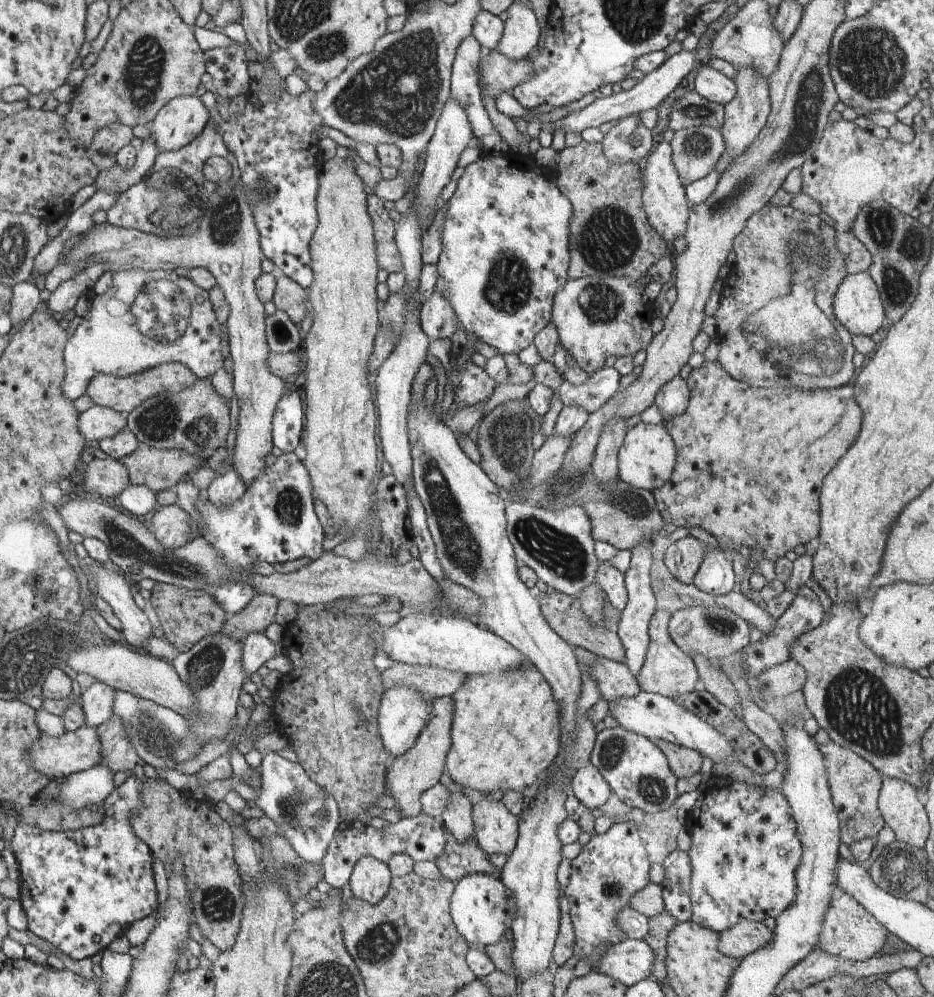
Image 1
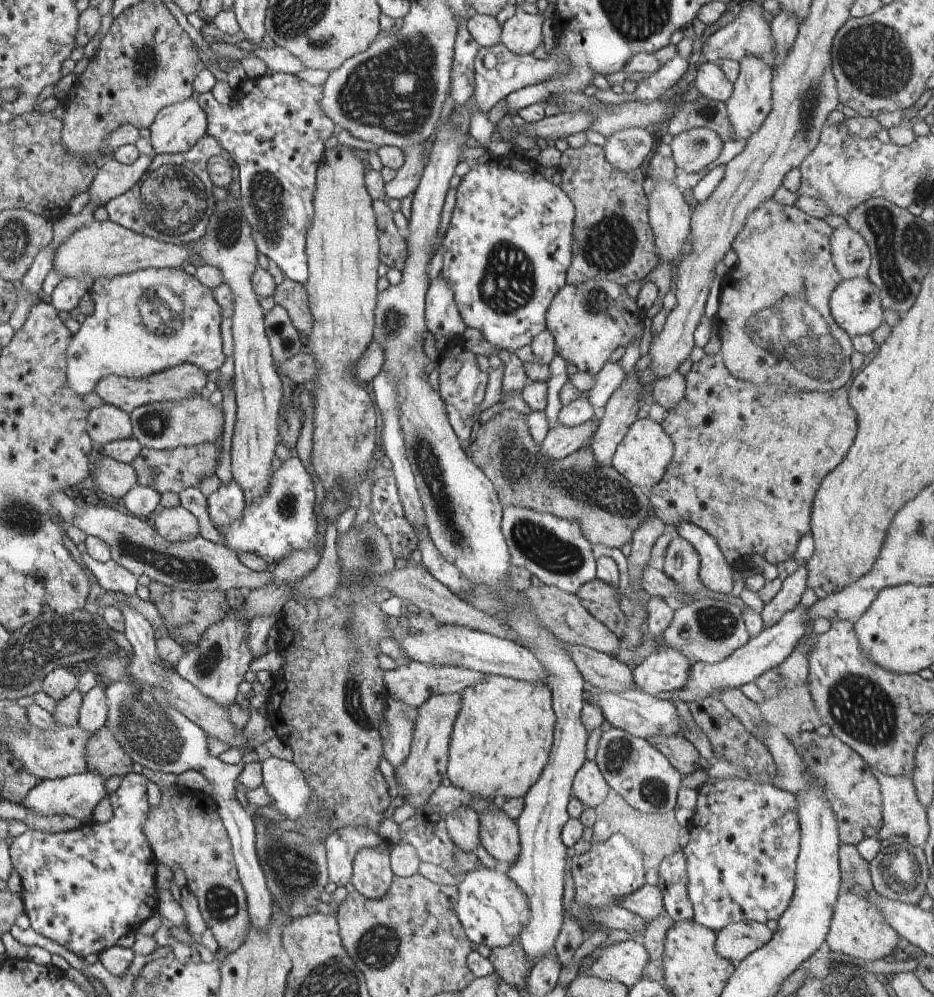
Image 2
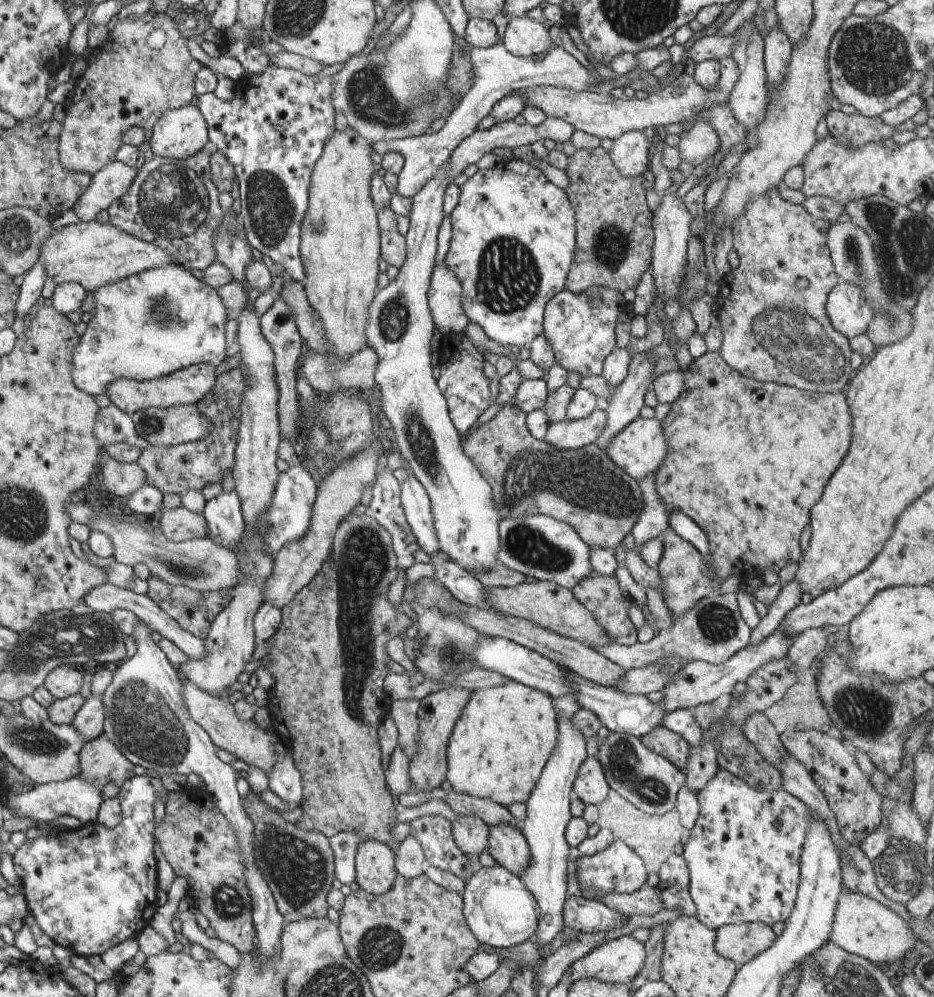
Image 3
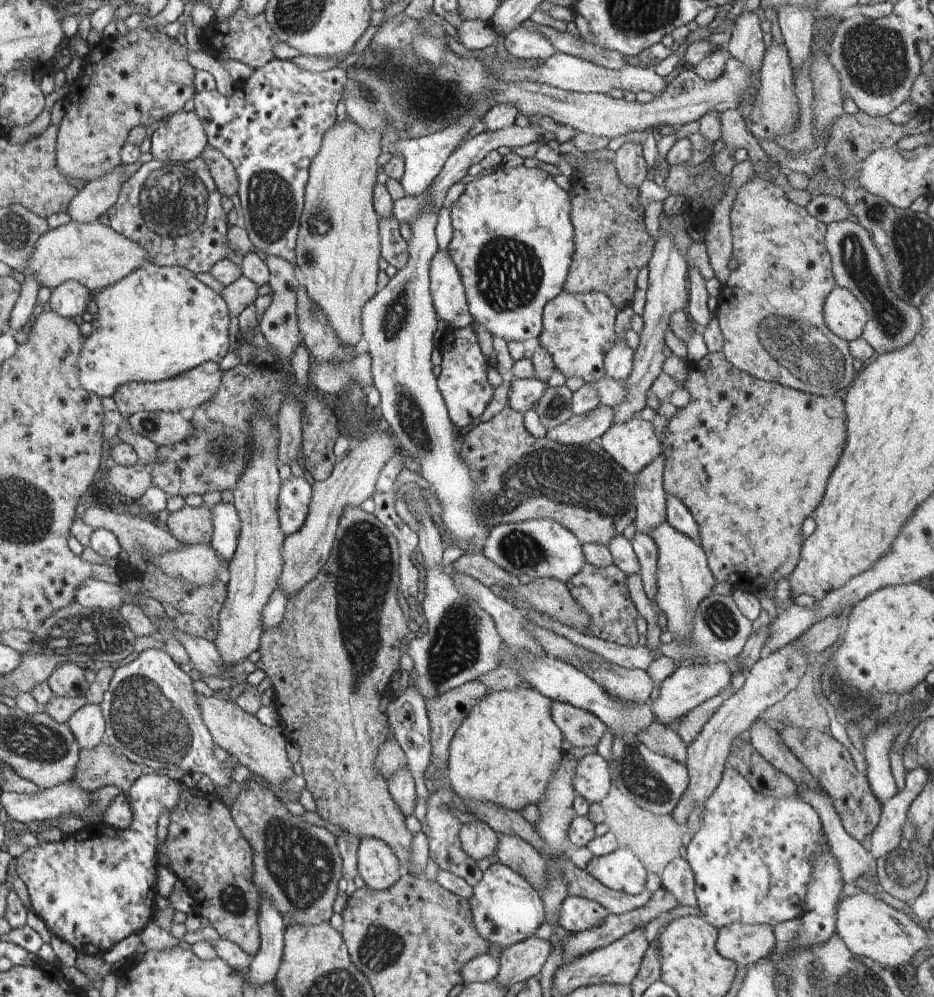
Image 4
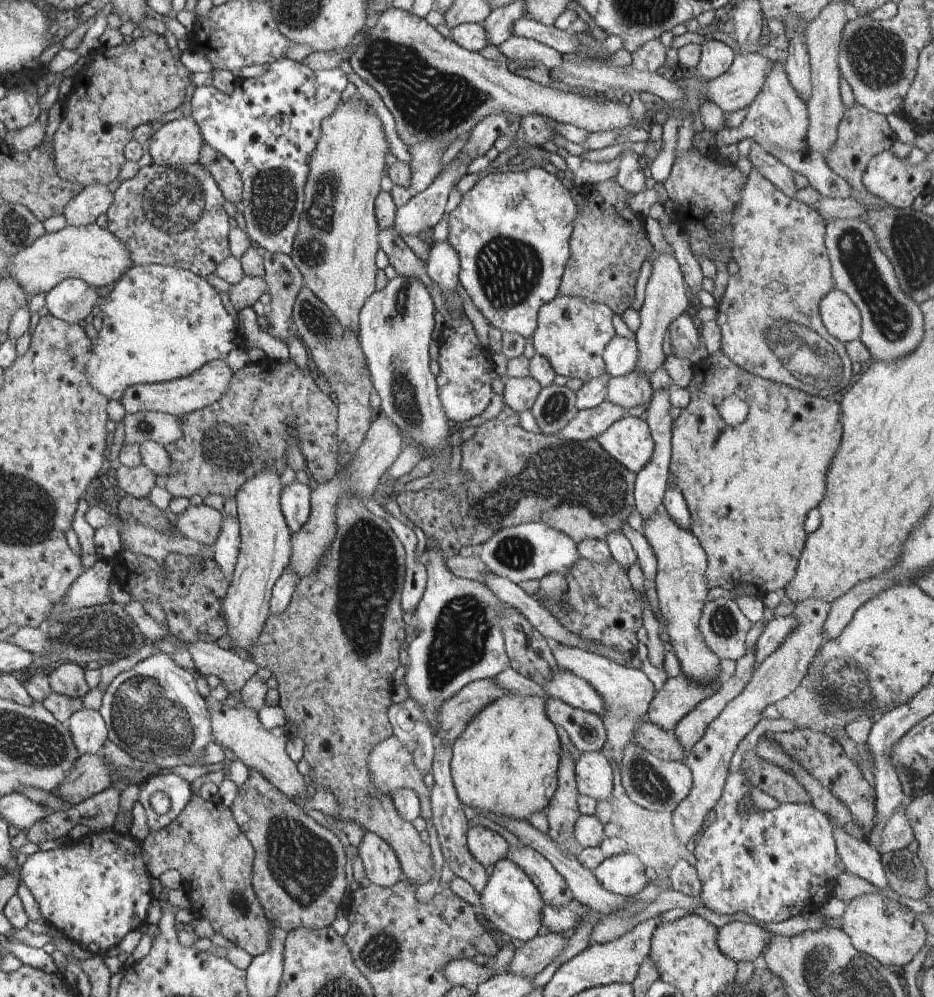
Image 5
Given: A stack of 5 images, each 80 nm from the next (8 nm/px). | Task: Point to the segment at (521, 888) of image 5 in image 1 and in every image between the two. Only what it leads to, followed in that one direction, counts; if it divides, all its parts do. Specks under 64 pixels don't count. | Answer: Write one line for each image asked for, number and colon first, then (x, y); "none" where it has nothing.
1: (482, 909)
2: (492, 909)
3: (500, 911)
4: (506, 909)

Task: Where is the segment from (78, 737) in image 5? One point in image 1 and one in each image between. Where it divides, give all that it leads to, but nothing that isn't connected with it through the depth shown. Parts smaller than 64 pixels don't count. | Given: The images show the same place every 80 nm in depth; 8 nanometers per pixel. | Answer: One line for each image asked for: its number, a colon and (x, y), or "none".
1: (97, 701)
2: (91, 718)
3: (89, 720)
4: (88, 726)

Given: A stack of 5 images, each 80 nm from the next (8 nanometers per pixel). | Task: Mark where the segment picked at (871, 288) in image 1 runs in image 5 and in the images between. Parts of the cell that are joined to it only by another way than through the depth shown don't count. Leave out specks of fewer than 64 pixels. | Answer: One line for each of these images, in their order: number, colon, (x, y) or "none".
2: (854, 305)
3: (848, 312)
4: (843, 314)
5: (839, 316)

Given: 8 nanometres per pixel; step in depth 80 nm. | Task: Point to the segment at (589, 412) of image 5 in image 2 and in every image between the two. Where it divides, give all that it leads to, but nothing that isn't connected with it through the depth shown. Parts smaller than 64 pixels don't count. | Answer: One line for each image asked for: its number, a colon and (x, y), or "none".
2: (559, 441)
3: (568, 435)
4: (578, 429)

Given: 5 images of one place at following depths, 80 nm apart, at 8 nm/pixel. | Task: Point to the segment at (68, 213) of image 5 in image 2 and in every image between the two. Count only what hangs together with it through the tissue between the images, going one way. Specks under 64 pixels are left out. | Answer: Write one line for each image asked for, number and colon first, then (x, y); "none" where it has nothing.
2: (113, 179)
3: (109, 183)
4: (96, 196)

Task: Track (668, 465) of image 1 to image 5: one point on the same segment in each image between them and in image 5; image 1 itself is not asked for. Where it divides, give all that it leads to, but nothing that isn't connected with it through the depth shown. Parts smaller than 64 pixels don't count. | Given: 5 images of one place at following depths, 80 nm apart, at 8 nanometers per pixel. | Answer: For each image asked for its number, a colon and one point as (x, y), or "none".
2: (641, 456)
3: (638, 449)
4: (632, 444)
5: (628, 441)

